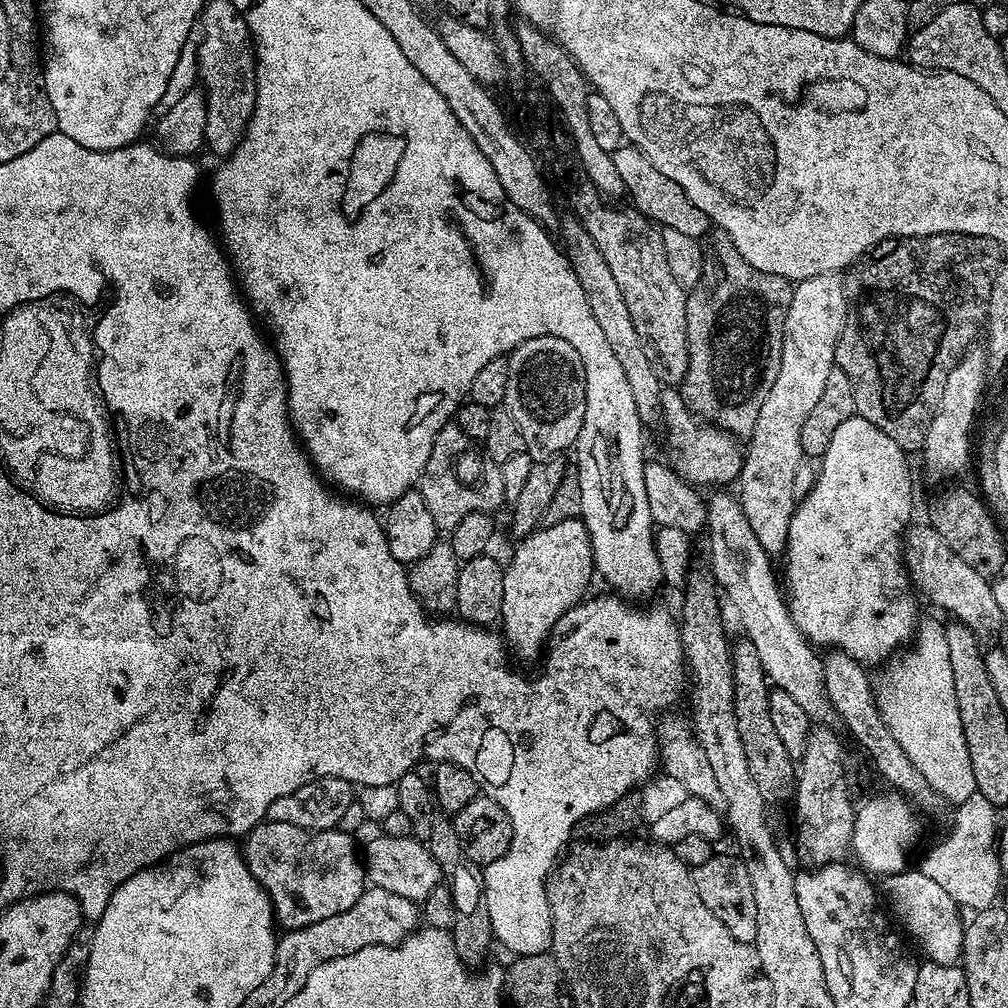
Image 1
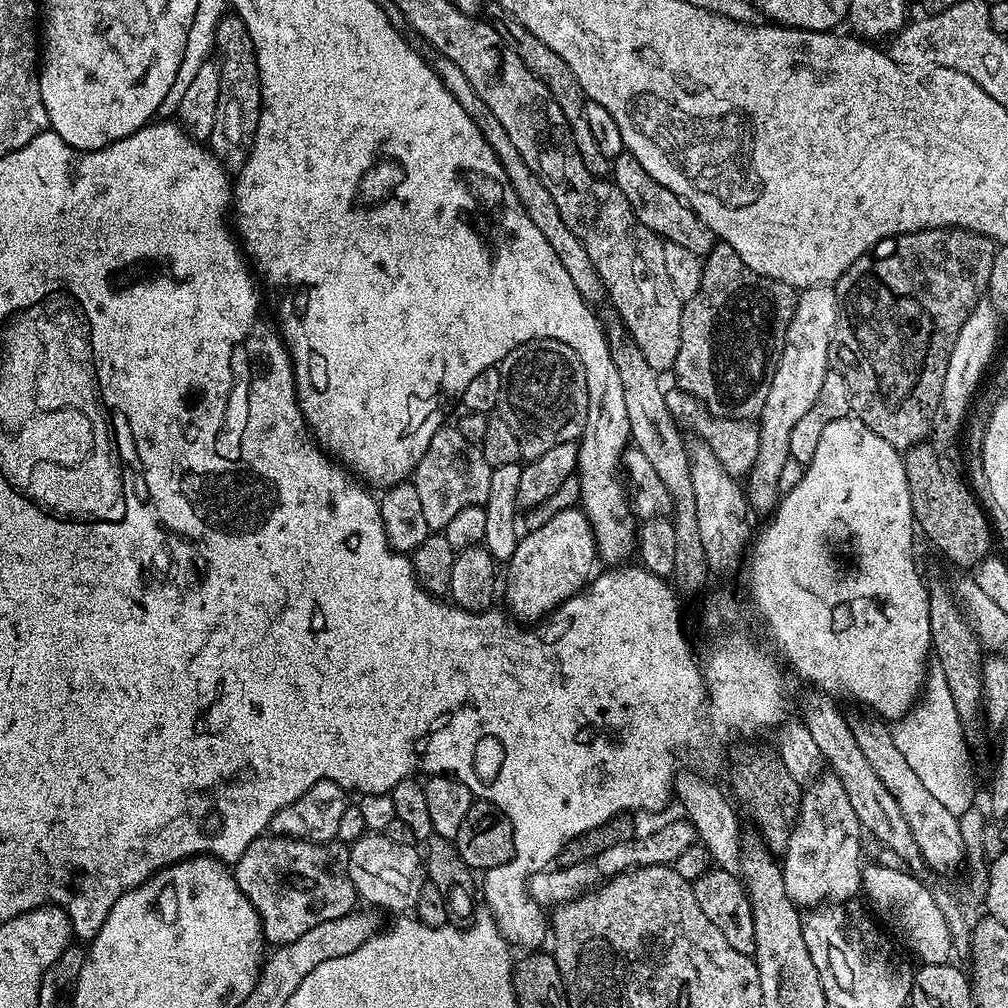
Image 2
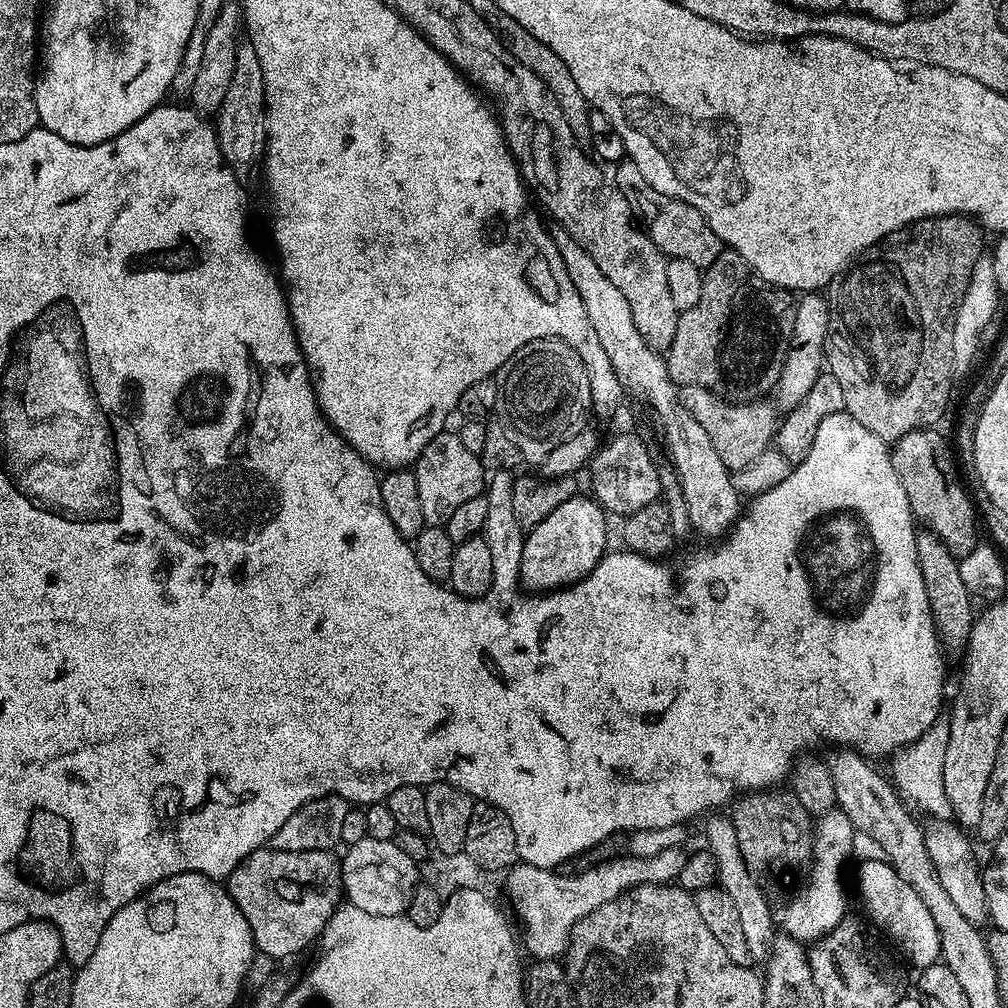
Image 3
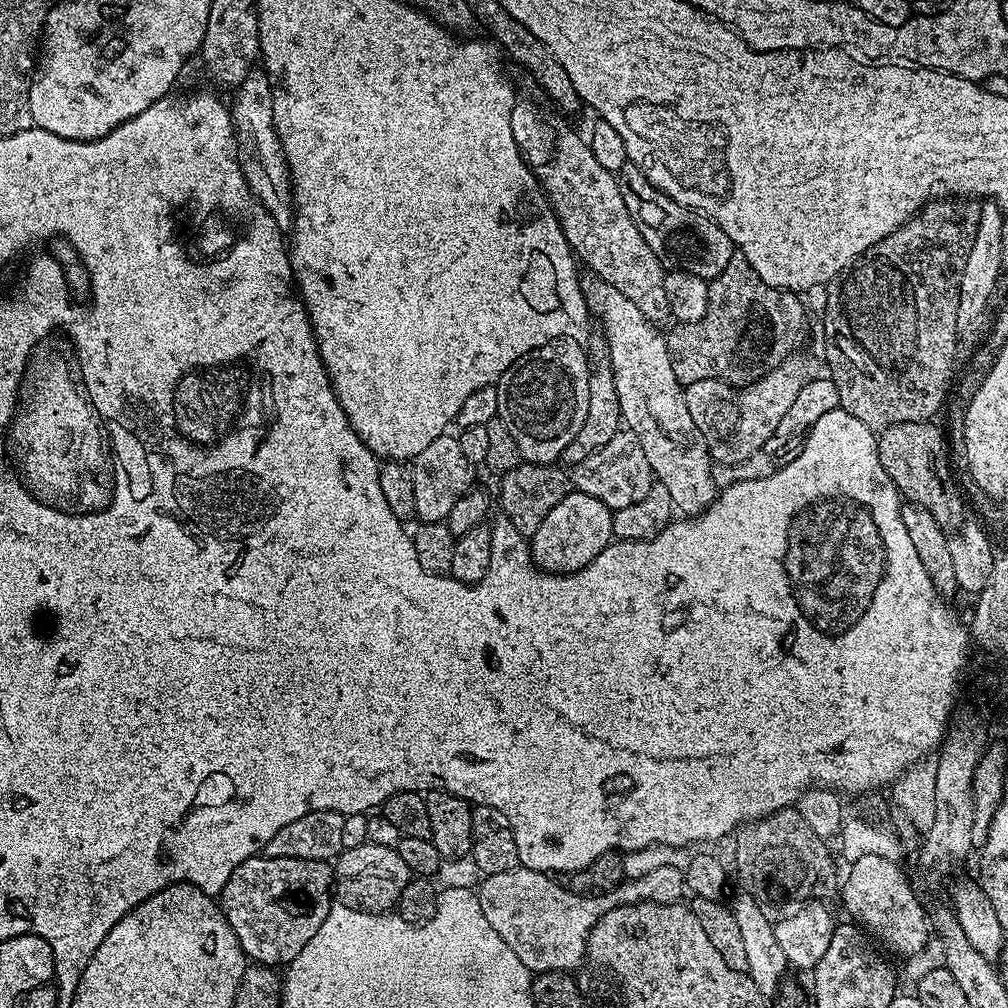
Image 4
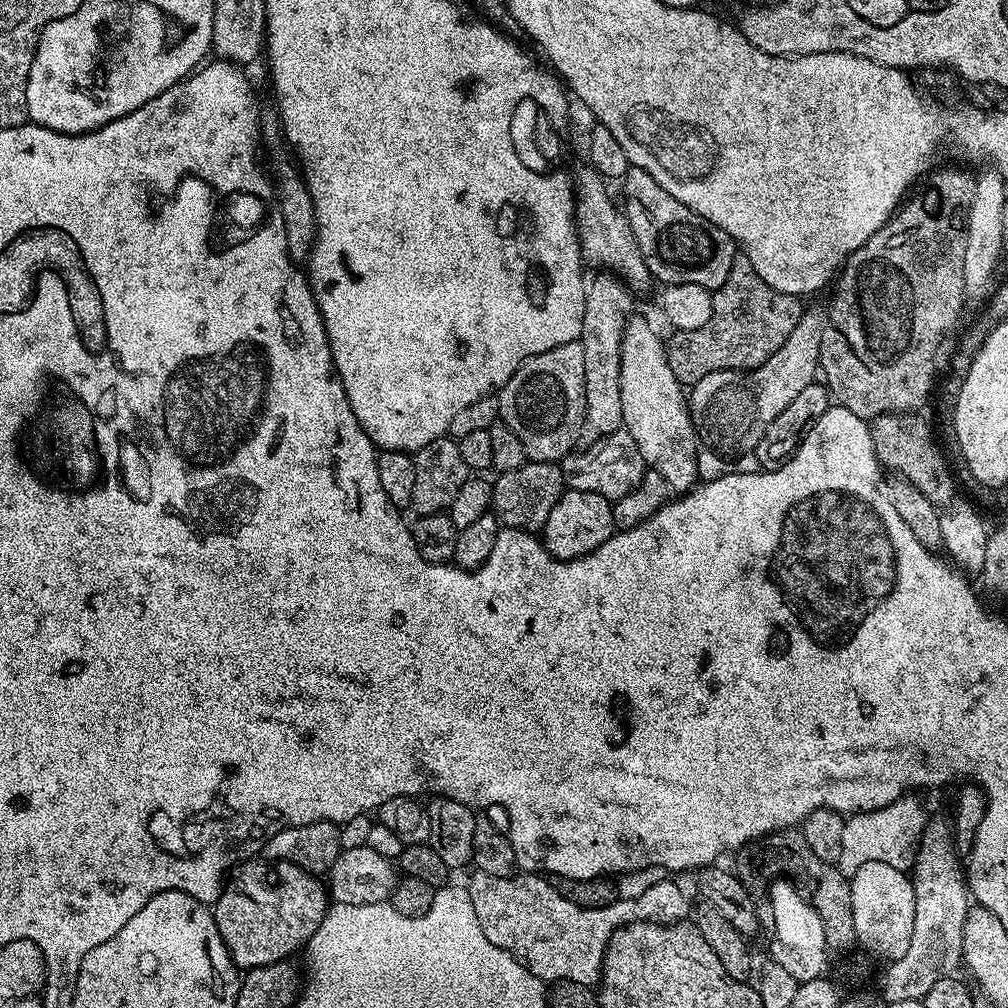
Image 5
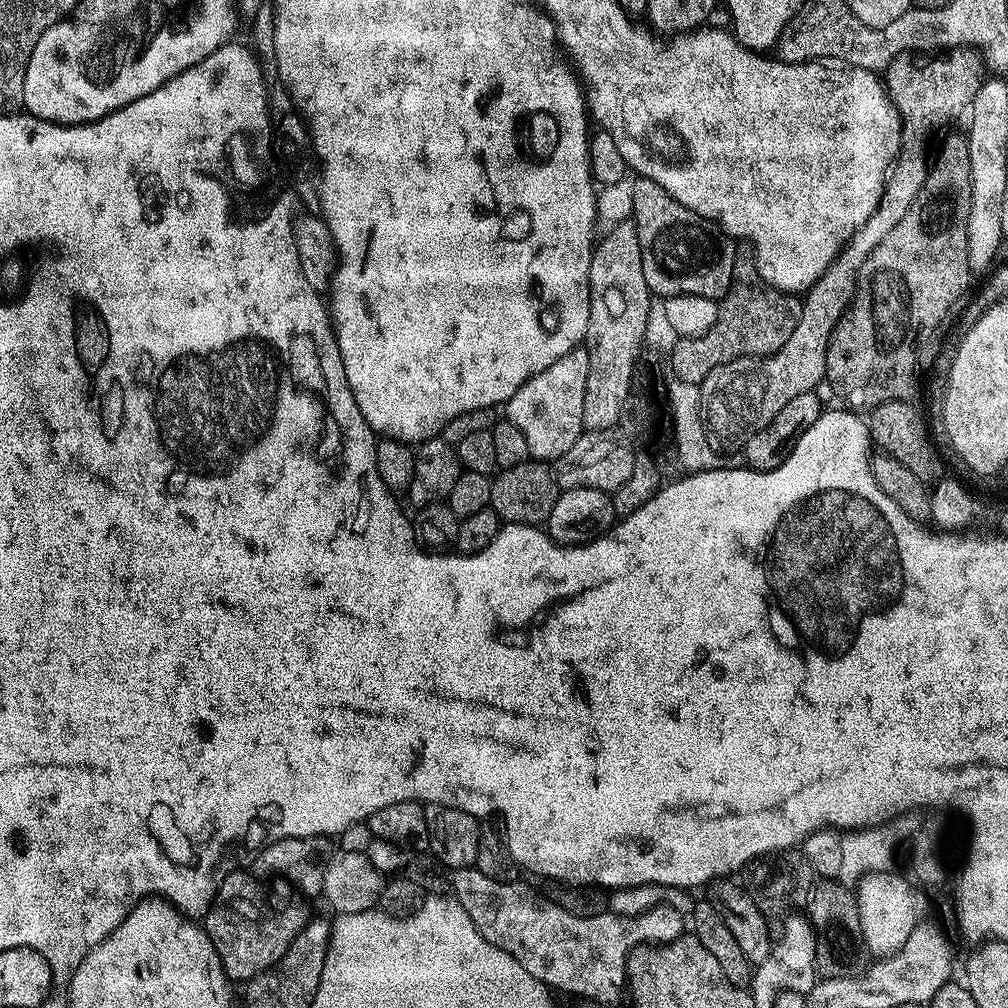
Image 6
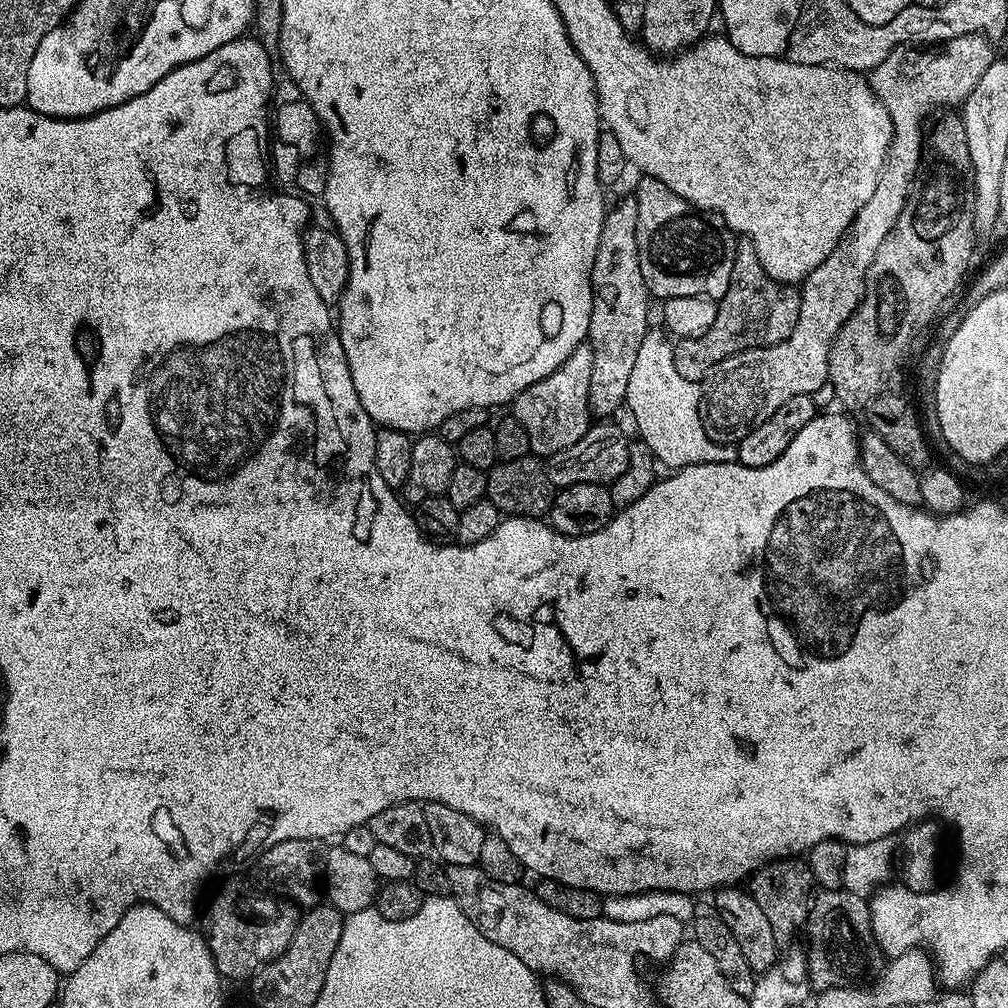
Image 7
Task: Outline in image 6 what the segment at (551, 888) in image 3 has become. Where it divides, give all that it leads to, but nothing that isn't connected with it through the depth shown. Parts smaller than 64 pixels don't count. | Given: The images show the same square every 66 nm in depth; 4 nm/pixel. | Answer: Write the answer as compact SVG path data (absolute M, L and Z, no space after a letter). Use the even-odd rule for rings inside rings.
M475 866L457 868L451 873L451 895L464 913L470 914L470 922L478 926L482 938L494 946L498 946L505 954L512 957L515 963L521 964L526 974L540 976L548 983L559 984L560 987L572 991L585 992L600 999L612 999L615 995L614 985L620 983L620 970L623 957L639 944L667 944L685 935L686 916L674 906L664 903L655 904L645 912L636 916L619 916L617 912L606 911L597 916L575 916L562 906L555 904L543 891L531 888L521 882L498 882L494 878L486 878Z

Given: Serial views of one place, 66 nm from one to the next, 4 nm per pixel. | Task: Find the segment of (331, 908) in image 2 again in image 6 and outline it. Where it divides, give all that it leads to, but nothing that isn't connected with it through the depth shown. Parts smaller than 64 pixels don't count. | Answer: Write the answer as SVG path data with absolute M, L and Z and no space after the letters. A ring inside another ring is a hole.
M243 870L230 872L220 883L210 910L202 917L202 927L210 942L214 942L224 973L232 982L247 982L262 970L274 966L310 919L308 908L304 905L305 897L283 878L275 881L272 893L260 904L257 877L252 876L247 876Z

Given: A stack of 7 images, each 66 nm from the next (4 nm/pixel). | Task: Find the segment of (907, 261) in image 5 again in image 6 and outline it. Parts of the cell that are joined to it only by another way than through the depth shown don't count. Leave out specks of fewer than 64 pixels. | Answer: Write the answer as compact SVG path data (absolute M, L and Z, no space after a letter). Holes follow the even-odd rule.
M967 135L948 136L944 140L944 145L940 148L936 160L931 165L926 182L922 190L914 198L914 206L906 210L906 215L900 219L898 226L890 230L880 242L878 242L860 267L860 272L856 275L856 292L852 295L852 301L848 304L848 309L841 316L840 321L836 324L836 329L832 332L832 337L826 350L826 380L832 383L840 391L840 396L845 400L843 403L852 410L871 410L882 402L891 400L913 399L912 395L916 392L916 387L920 384L920 371L923 368L931 369L936 362L936 356L939 355L940 349L945 347L948 339L948 331L951 330L952 324L957 323L958 317L966 304L966 297L969 295L968 287L974 281L974 275L967 261L967 234L966 224L970 213L971 204L971 176L970 176L970 150L968 149Z

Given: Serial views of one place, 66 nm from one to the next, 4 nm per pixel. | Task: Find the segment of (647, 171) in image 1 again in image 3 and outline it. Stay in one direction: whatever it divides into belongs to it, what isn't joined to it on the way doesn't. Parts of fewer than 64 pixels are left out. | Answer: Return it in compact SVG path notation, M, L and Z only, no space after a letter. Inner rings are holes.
M621 160L615 165L614 172L616 191L624 196L628 205L632 207L633 217L639 223L641 220L645 224L643 227L646 229L646 235L652 239L659 252L673 260L682 258L685 262L694 262L694 266L702 270L712 265L722 251L722 242L698 209L654 190L654 186L650 186L650 182L642 178L642 170L638 170L638 166L634 166L632 160Z

